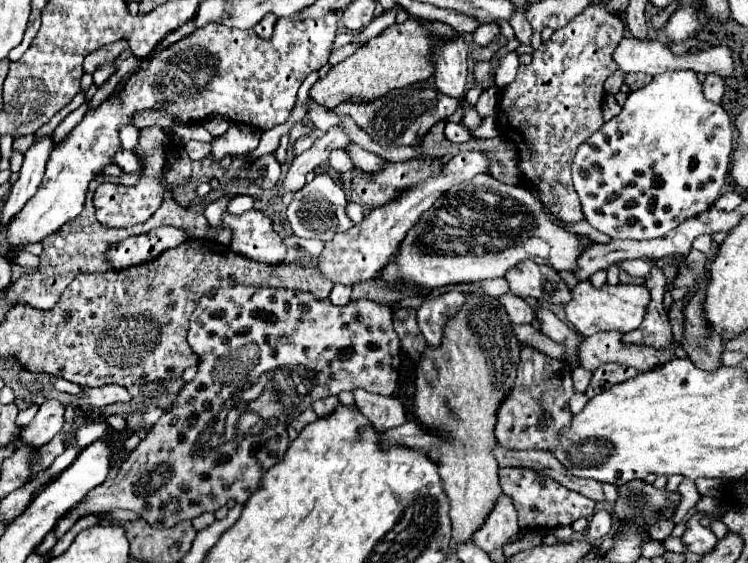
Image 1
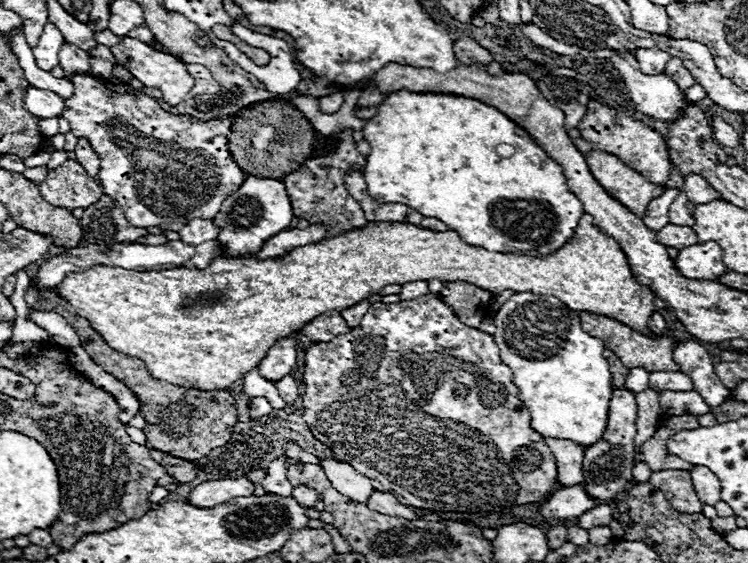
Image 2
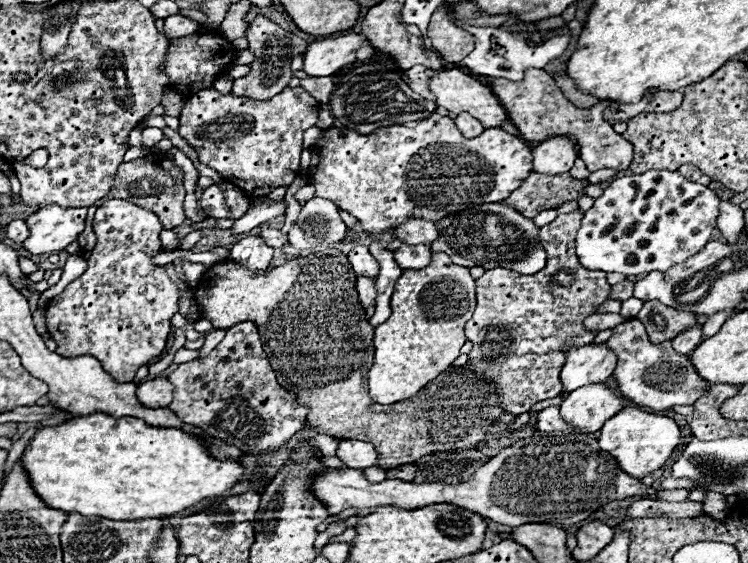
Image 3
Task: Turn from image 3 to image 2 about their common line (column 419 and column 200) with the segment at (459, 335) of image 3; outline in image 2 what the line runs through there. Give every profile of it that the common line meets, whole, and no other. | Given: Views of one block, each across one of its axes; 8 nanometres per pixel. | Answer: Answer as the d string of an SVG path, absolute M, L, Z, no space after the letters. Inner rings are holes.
M590 214L582 216L574 238L550 256L502 256L500 252L488 252L484 248L464 244L454 230L434 232L404 222L368 222L368 226L344 232L334 240L306 244L284 256L262 262L256 258L216 258L206 270L174 268L158 272L126 272L112 266L94 266L88 272L68 274L64 282L56 286L56 292L90 322L90 326L106 340L106 344L110 344L110 348L142 360L154 378L178 384L182 388L210 392L226 390L230 384L240 380L246 372L258 366L276 338L298 332L312 318L330 310L342 312L378 294L388 284L408 284L432 278L442 282L470 282L490 292L512 290L554 296L572 310L610 316L638 332L652 336L648 330L648 320L656 312L654 292L634 280L620 244L594 226Z

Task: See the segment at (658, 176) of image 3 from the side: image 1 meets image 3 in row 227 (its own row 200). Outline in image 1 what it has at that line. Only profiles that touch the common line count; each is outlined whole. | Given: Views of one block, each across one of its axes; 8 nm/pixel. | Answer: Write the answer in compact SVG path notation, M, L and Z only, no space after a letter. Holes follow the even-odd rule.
M694 70L656 74L650 84L628 96L618 116L608 120L578 148L572 162L572 178L584 218L610 238L650 240L666 236L688 218L696 218L714 206L730 170L732 138L730 114L722 104L704 98L702 84Z

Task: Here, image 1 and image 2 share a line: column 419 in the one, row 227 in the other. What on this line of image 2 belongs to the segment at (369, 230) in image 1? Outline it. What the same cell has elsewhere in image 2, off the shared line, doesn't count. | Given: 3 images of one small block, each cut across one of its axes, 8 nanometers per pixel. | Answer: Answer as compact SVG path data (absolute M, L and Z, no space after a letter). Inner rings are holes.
M192 220L178 234L180 234L180 240L182 242L196 246L196 244L214 240L218 236L218 232L220 232L220 228L214 226L212 220Z

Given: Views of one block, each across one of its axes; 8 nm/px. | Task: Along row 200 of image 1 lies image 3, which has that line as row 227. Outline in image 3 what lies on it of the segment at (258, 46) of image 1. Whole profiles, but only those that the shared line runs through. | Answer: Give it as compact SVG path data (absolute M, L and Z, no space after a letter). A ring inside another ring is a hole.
M50 204L36 210L26 218L30 238L22 242L22 248L32 256L64 250L84 230L84 218L88 208L62 208Z

